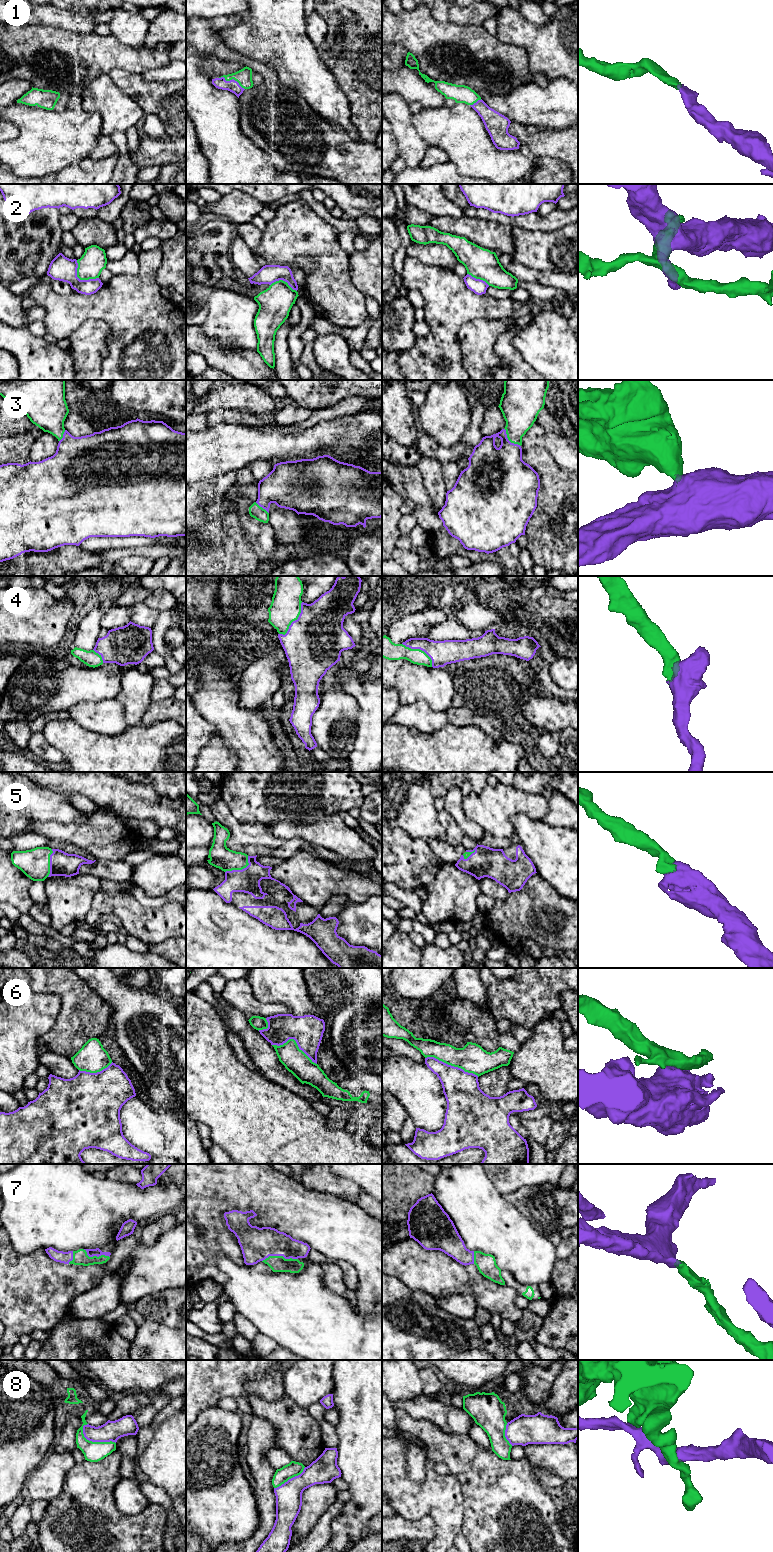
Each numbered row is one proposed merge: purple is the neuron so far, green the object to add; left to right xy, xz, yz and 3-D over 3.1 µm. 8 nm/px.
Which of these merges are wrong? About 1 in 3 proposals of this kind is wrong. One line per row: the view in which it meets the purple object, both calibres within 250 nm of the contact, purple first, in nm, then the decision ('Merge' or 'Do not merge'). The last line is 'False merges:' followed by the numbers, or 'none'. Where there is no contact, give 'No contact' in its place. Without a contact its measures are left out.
1: Touches purple in xz. Thickness 100 nm (purple) against 130 nm. Merge
2: Touches purple in xy. Thickness 200 nm (purple) against 200 nm. Do not merge
3: Touches purple in yz. Thickness 380 nm (purple) against 280 nm. Merge
4: Touches purple in xz. Thickness 460 nm (purple) against 240 nm. Merge
5: Touches purple in xz. Thickness 200 nm (purple) against 180 nm. Merge
6: Touches purple in yz. Thickness 280 nm (purple) against 240 nm. Do not merge
7: Touches purple in xz. Thickness 260 nm (purple) against 130 nm. Merge
8: Touches purple in xy. Thickness 160 nm (purple) against 160 nm. Do not merge
False merges: 2, 6, 8

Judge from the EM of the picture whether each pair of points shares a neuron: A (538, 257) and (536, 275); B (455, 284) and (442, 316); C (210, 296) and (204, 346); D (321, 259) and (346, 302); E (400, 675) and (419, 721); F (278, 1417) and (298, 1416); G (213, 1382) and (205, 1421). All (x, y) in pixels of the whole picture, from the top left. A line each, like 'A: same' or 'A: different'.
A: different
B: same
C: different
D: same
E: different
F: same
G: different

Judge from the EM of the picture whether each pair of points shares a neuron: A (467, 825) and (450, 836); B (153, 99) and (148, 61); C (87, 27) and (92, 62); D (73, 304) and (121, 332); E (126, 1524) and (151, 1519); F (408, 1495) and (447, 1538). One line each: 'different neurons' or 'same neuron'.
A: different neurons
B: different neurons
C: different neurons
D: same neuron
E: same neuron
F: same neuron

